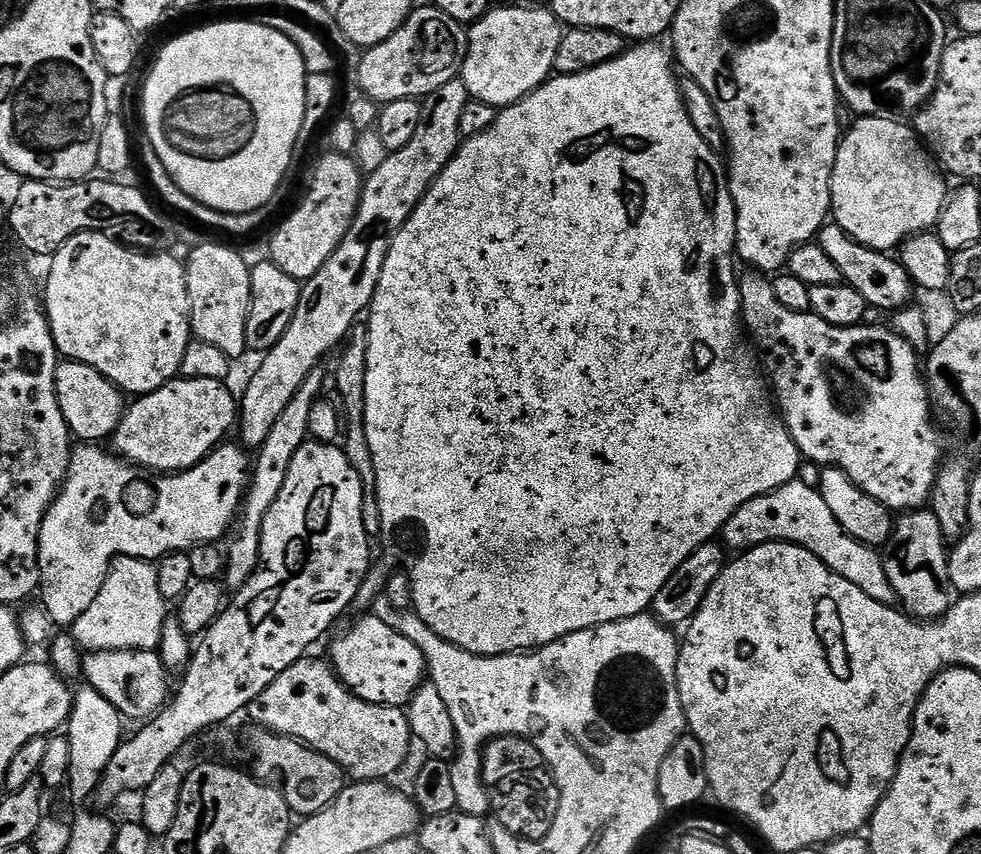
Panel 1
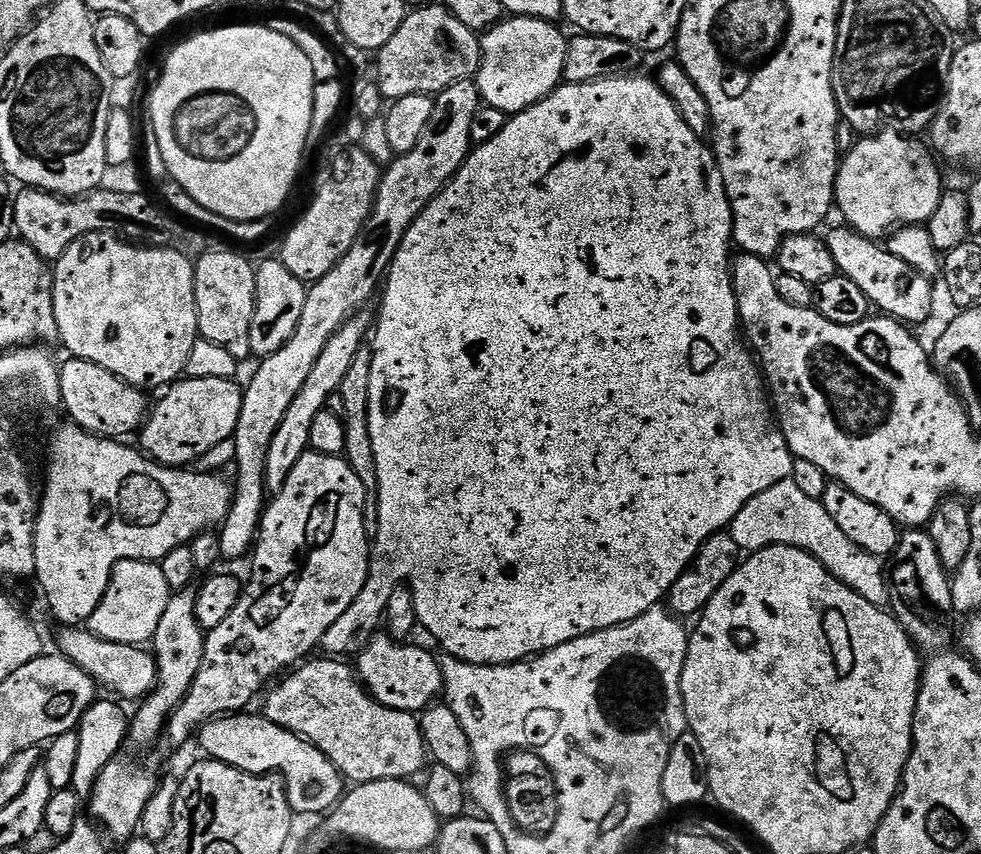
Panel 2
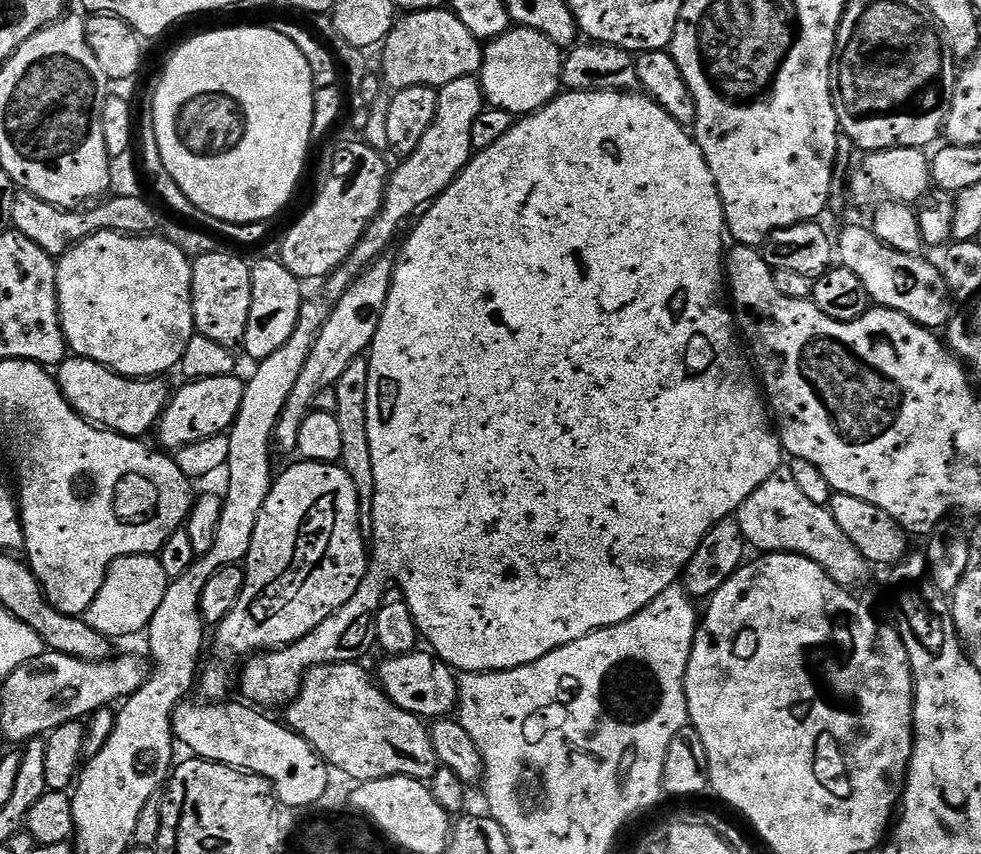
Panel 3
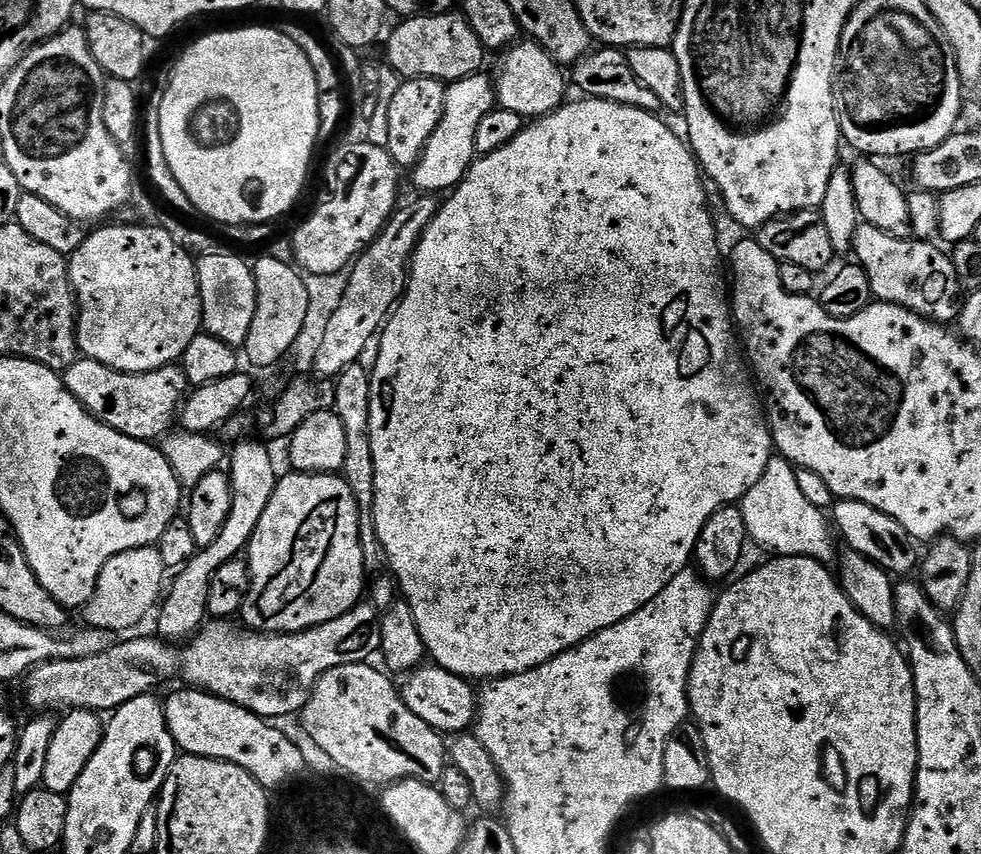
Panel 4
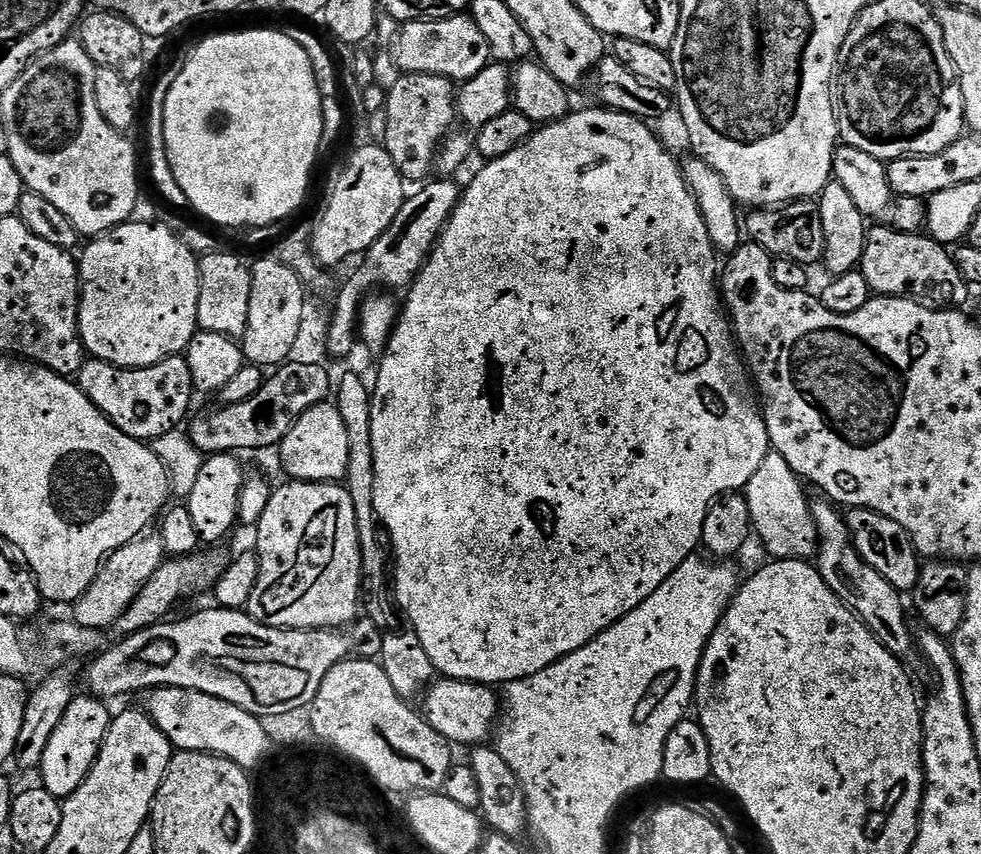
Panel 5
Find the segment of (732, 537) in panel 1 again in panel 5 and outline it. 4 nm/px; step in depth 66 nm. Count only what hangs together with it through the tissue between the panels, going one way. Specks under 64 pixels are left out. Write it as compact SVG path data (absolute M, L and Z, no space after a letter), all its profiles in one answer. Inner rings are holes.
M774 450L762 458L762 466L754 470L746 489L750 518L755 535L760 535L769 557L778 560L808 560L815 557L818 541L816 527L812 521L810 496L804 493L805 485L796 471Z

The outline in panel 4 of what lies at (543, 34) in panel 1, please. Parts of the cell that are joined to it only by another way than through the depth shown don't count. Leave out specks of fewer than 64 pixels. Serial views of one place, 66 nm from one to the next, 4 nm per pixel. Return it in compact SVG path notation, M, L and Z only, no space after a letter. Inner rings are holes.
M528 38L523 42L517 42L503 53L504 69L500 72L500 77L497 75L494 80L494 87L496 90L496 99L499 107L510 110L514 114L525 118L539 118L548 116L556 111L561 104L565 103L566 96L564 96L564 80L566 84L566 76L562 73L561 65L557 64L550 53L546 51L542 45L536 43L535 40Z

